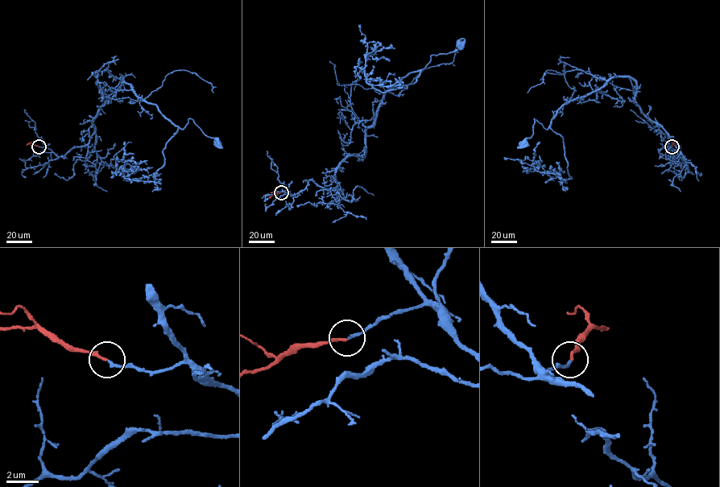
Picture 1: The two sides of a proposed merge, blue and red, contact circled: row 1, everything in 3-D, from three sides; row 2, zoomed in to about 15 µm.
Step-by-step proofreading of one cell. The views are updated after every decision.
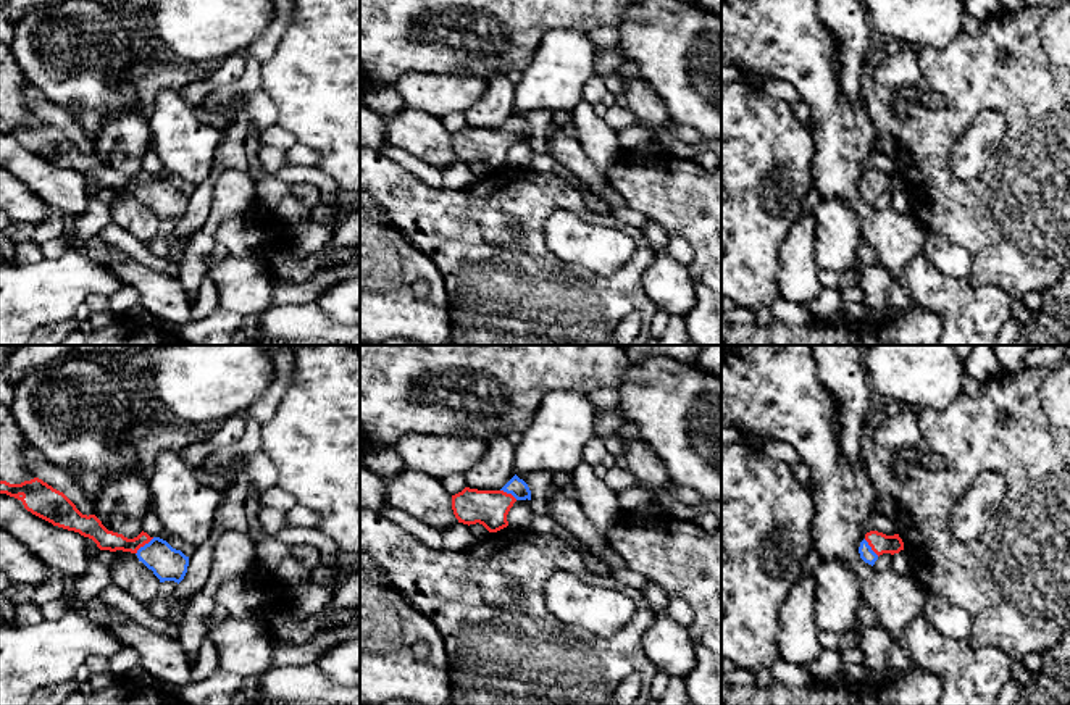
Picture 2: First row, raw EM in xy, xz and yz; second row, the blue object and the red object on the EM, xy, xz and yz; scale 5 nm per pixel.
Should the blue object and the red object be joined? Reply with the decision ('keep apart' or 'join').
join

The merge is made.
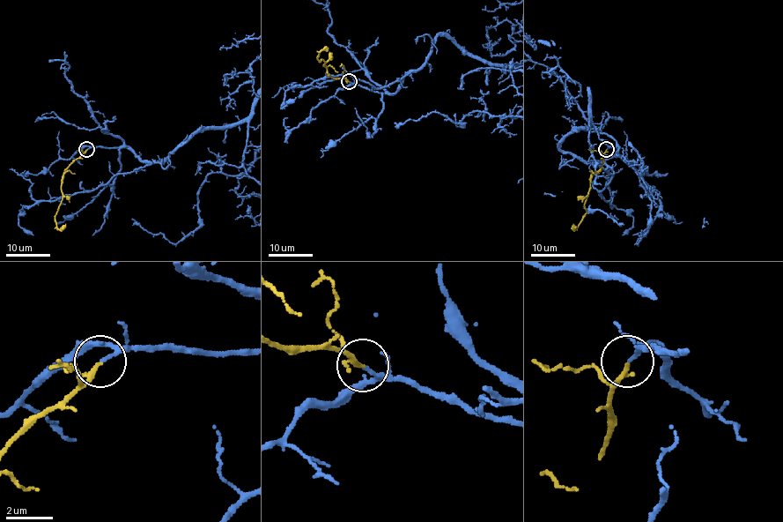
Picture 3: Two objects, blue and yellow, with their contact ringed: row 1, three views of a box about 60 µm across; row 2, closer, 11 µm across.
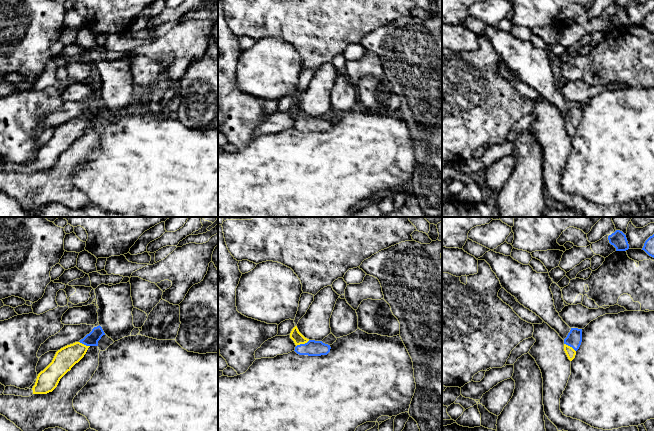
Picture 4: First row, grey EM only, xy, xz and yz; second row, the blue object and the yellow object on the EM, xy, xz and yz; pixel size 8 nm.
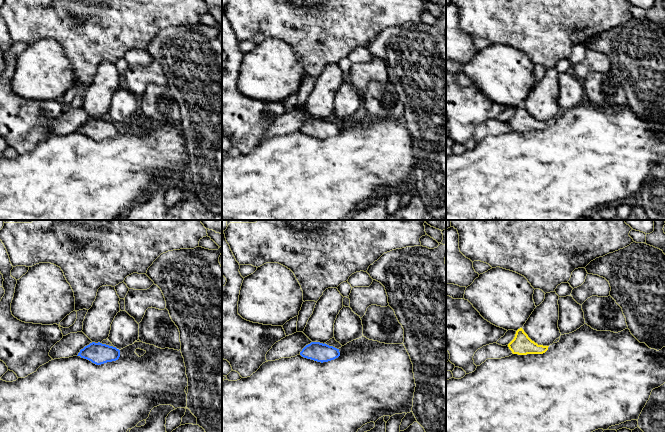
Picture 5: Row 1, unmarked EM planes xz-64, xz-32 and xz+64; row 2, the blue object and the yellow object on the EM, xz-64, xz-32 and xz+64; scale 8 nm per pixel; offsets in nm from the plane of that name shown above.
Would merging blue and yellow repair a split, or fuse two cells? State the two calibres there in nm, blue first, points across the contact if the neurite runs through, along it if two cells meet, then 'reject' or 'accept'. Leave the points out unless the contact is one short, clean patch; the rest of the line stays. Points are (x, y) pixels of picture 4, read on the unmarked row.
calibres 130 and 90 nm; way xz (312, 124), (302, 120), (295, 111); accept

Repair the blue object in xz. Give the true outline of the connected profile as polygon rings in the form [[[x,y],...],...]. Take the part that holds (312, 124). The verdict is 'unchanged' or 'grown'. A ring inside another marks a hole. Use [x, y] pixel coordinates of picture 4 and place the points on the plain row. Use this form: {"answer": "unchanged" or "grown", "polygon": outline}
{"answer": "grown", "polygon": [[[295,102],[291,109],[290,114],[294,117],[296,123],[295,128],[299,131],[308,132],[321,132],[327,131],[330,128],[330,121],[323,119],[322,117],[309,116],[305,114]]]}

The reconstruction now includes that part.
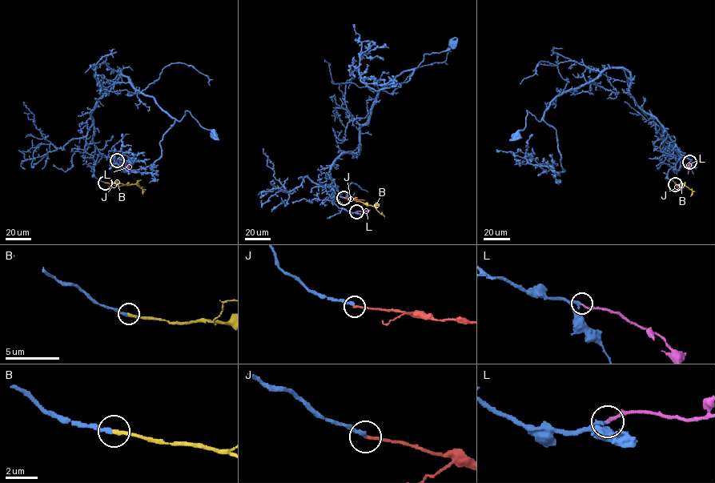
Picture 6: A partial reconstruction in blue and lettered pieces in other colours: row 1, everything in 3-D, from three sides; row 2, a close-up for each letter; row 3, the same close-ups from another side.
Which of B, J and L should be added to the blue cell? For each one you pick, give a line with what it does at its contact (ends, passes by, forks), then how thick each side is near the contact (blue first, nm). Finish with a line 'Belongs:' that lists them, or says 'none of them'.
B: it ends | 260/240 nm
L: it ends | 280/190 nm
Belongs: B, L

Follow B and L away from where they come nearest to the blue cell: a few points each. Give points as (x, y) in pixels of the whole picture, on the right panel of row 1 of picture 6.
B: (675, 184), (685, 186), (692, 191), (690, 196)
L: (689, 162), (688, 174)

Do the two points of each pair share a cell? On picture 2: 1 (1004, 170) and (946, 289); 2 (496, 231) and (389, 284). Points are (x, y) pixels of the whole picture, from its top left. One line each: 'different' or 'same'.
1: different
2: different

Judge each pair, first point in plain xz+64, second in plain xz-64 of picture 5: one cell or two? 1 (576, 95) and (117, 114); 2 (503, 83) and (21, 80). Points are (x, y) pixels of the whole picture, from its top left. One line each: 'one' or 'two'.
1: one
2: one

